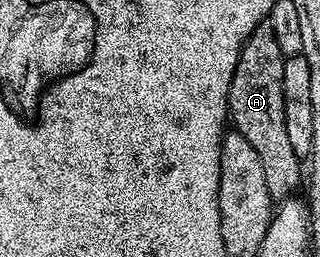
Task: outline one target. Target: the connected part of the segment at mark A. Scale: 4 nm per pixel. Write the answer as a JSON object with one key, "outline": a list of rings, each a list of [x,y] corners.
{"outline":[[[270,22],[259,23],[243,43],[227,94],[230,122],[234,130],[239,131],[249,145],[253,145],[257,157],[261,157],[261,169],[265,169],[265,181],[273,193],[291,191],[298,185],[301,163],[301,156],[293,153],[293,145],[289,145],[289,133],[285,133],[284,58],[281,45],[277,45],[277,37],[273,37]]]}

